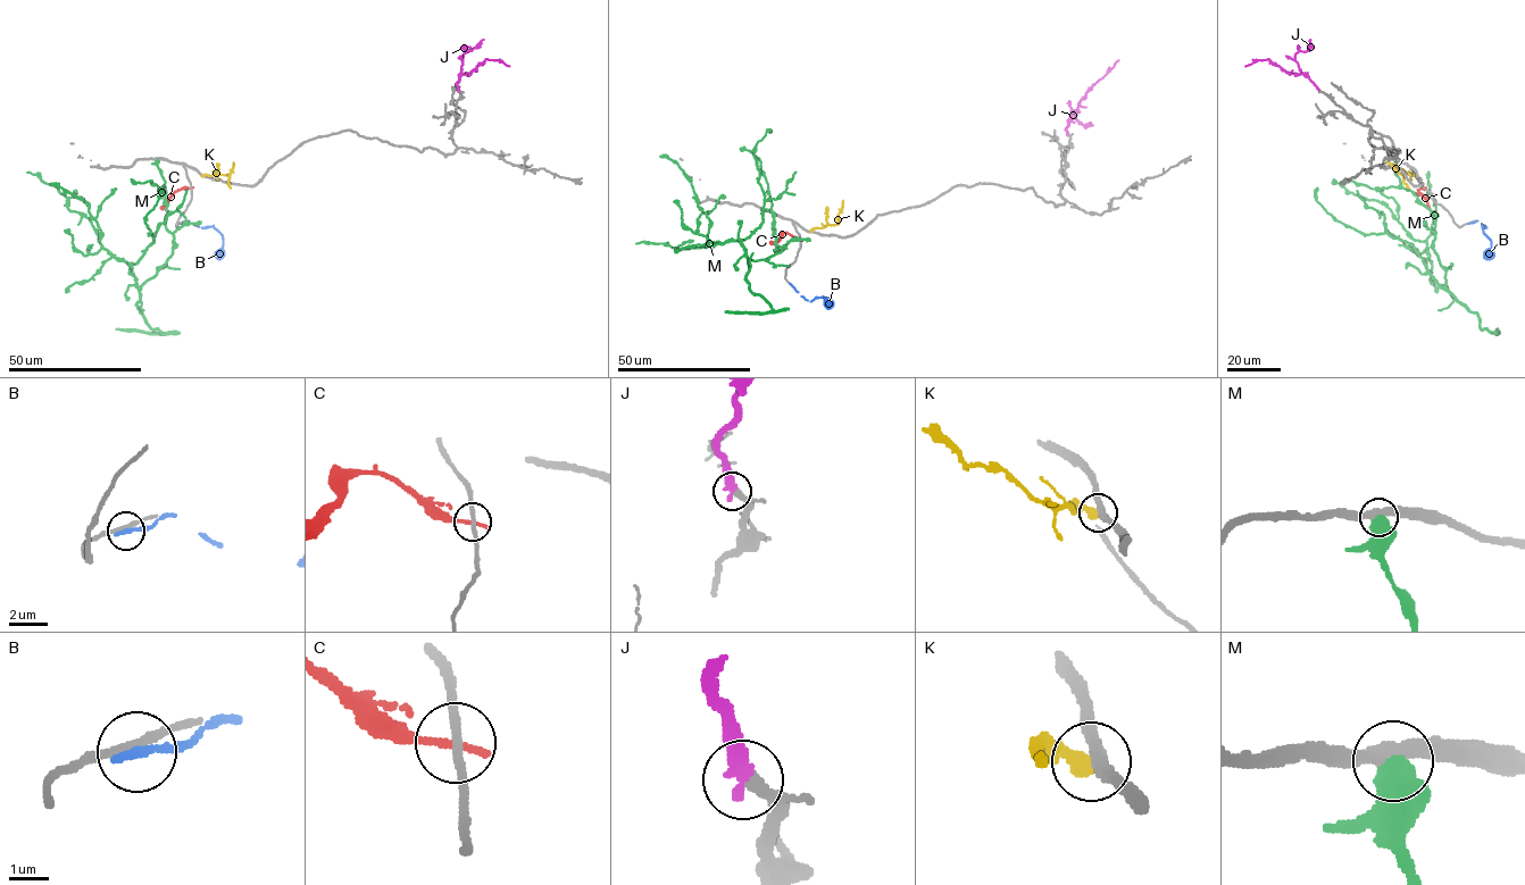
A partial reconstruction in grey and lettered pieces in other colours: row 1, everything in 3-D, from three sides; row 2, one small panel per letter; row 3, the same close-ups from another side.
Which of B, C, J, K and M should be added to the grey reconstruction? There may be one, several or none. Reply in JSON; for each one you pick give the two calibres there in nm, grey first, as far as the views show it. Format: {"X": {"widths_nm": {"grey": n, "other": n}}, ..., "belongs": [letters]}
{"J": {"widths_nm": {"grey": 190, "other": 320}}, "belongs": ["J"]}

